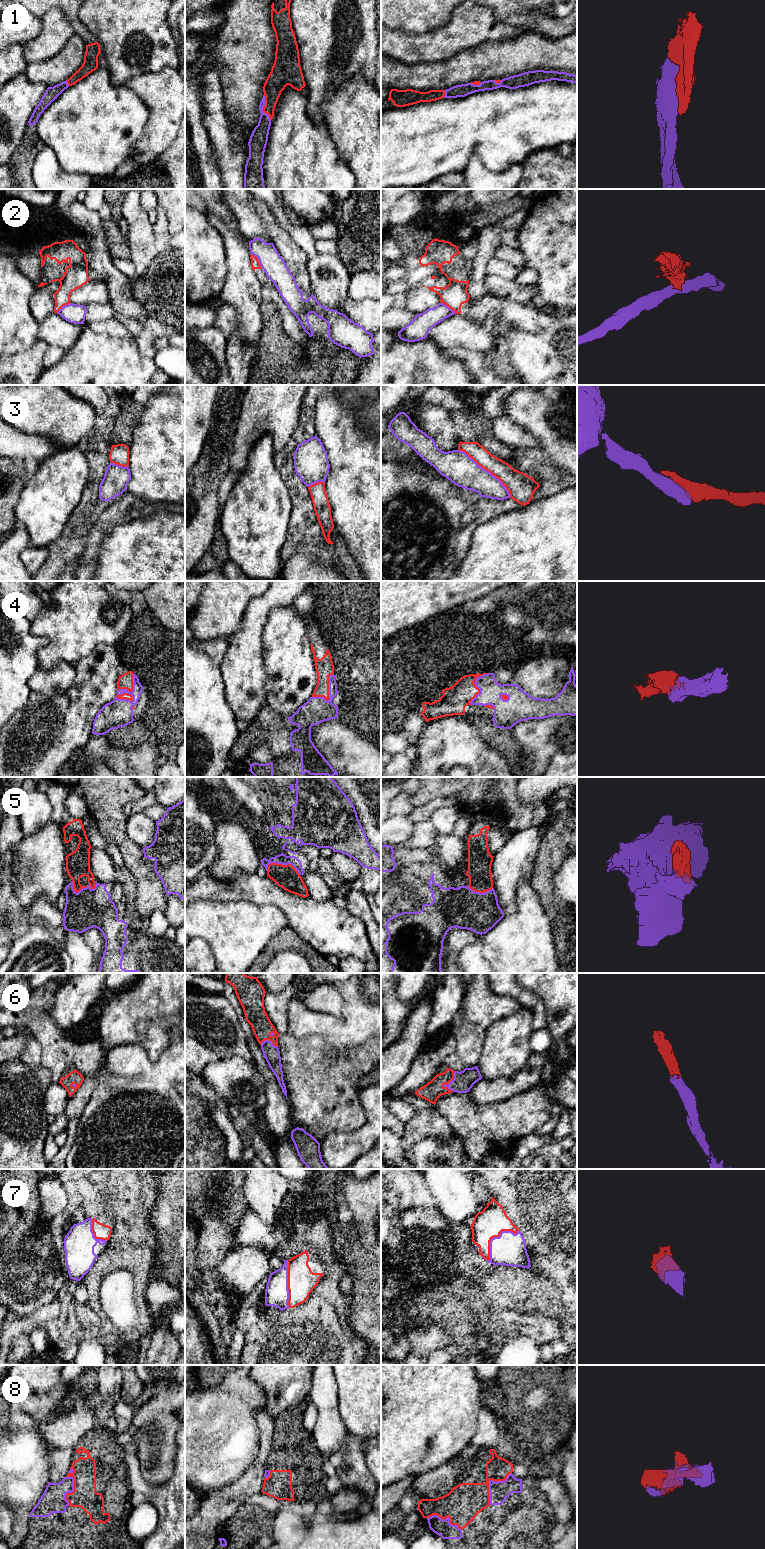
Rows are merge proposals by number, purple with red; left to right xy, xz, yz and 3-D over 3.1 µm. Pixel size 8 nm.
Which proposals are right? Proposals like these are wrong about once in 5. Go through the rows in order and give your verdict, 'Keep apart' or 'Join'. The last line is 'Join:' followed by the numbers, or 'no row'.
1: Join
2: Keep apart
3: Join
4: Join
5: Join
6: Join
7: Join
8: Join
Join: 1, 3, 4, 5, 6, 7, 8

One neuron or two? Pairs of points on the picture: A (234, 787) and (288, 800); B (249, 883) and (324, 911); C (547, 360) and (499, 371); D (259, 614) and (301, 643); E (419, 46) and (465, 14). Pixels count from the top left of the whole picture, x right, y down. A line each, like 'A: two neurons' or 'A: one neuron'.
A: two neurons
B: one neuron
C: two neurons
D: two neurons
E: one neuron

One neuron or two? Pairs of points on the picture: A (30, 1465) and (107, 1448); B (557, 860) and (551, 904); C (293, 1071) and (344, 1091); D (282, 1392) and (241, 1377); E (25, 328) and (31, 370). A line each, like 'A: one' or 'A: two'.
A: two
B: one
C: one
D: two
E: two

